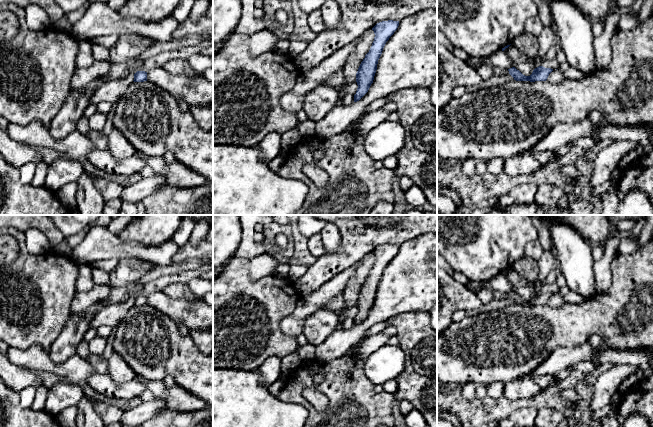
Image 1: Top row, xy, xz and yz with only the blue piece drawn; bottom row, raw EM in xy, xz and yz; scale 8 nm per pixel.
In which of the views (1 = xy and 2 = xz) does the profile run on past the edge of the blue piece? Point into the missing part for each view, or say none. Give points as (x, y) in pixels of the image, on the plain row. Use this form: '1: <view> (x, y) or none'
1: none
2: none

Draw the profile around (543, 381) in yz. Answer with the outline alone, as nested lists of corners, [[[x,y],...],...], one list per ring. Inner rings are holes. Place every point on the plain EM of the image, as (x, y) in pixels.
[[[542,375],[538,377],[534,377],[533,380],[541,387],[541,389],[548,388],[553,379],[551,375]]]

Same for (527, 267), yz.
[[[524,255],[515,261],[513,269],[526,279],[527,286],[530,288],[536,286],[539,274],[538,263],[536,260]]]

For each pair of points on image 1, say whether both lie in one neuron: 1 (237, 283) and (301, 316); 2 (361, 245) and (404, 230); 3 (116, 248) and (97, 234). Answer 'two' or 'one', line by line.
1: two
2: one
3: one

